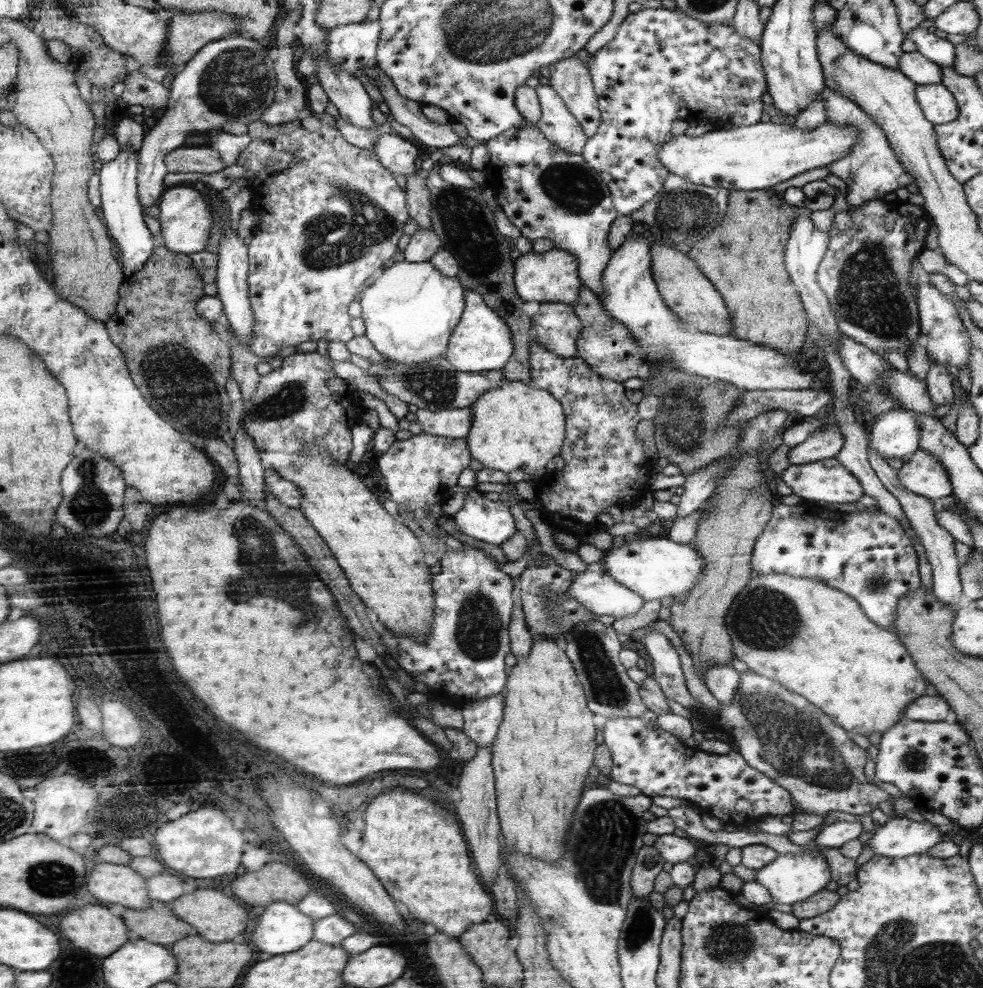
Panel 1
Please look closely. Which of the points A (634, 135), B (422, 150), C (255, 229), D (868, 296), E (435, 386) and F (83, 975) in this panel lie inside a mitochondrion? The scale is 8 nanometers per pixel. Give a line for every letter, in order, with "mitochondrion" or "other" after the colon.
A: other
B: other
C: other
D: mitochondrion
E: mitochondrion
F: other

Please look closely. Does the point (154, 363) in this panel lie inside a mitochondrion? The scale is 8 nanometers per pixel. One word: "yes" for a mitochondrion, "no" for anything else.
yes

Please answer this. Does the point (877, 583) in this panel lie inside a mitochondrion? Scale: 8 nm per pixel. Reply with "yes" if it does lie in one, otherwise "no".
yes

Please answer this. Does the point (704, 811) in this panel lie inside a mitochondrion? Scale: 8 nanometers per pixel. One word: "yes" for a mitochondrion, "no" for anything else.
no

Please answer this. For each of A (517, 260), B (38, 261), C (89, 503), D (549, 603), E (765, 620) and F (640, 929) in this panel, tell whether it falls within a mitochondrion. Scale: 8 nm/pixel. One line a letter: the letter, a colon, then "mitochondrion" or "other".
A: other
B: other
C: mitochondrion
D: mitochondrion
E: mitochondrion
F: mitochondrion

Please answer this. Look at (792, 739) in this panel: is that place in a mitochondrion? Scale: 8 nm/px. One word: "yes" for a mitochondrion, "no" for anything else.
yes

